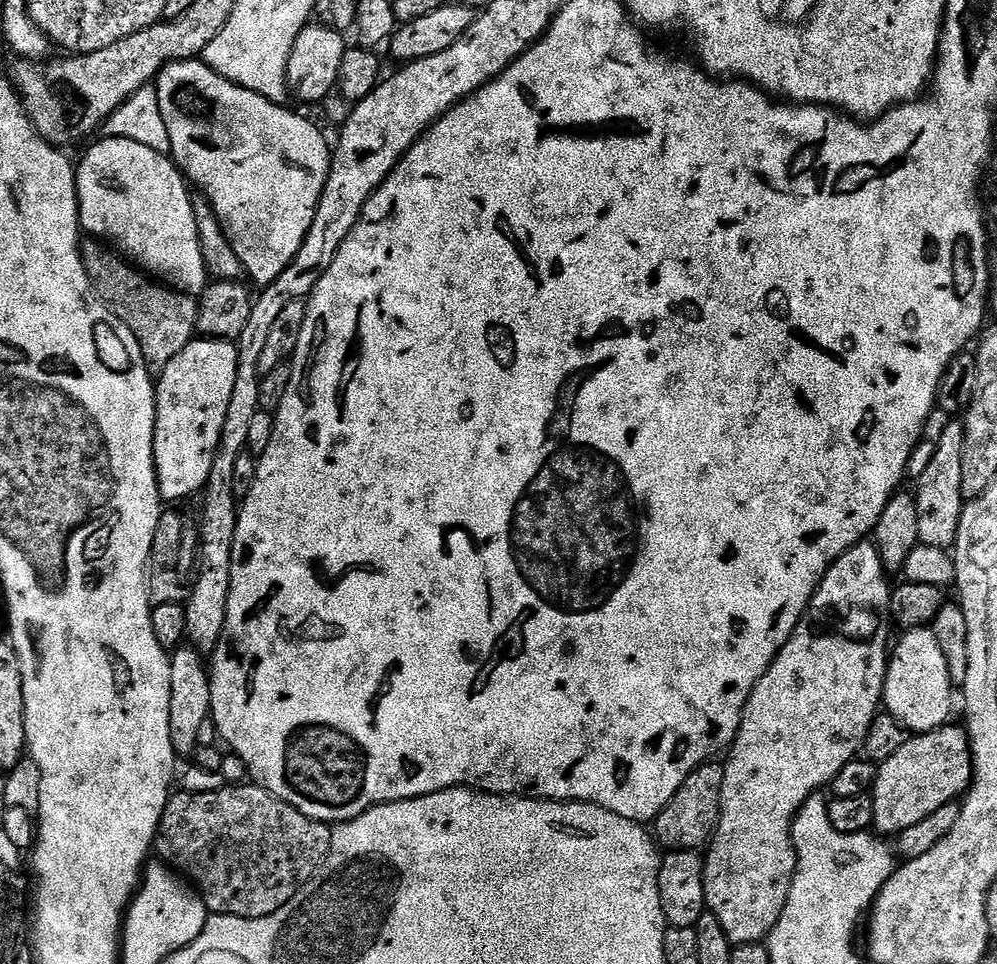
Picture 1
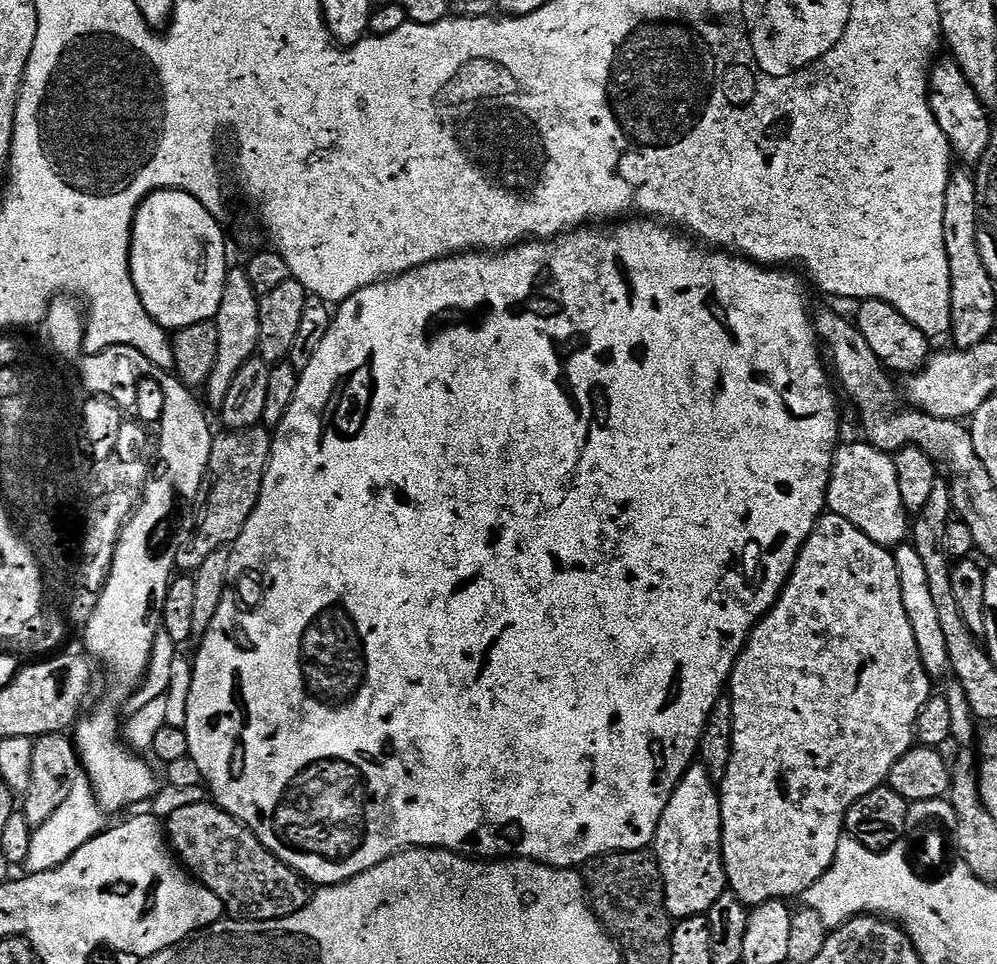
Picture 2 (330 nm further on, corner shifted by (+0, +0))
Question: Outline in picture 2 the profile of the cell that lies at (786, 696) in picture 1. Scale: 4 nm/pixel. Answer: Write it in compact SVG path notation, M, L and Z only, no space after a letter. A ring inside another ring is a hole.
M825 514L816 522L816 528L808 541L800 547L800 557L792 567L784 591L776 599L771 610L760 617L759 624L752 629L736 664L732 667L730 695L734 710L734 734L730 762L722 773L718 791L722 810L722 854L724 855L724 878L727 887L745 906L765 904L771 900L791 901L791 896L803 897L804 891L826 874L834 862L840 837L845 835L844 819L854 802L870 790L881 787L887 781L890 770L902 754L906 754L917 743L916 723L922 706L934 694L933 677L922 666L914 630L910 630L910 618L906 618L906 606L902 606L902 586L898 578L896 557L889 549L874 543L858 526L846 518Z

